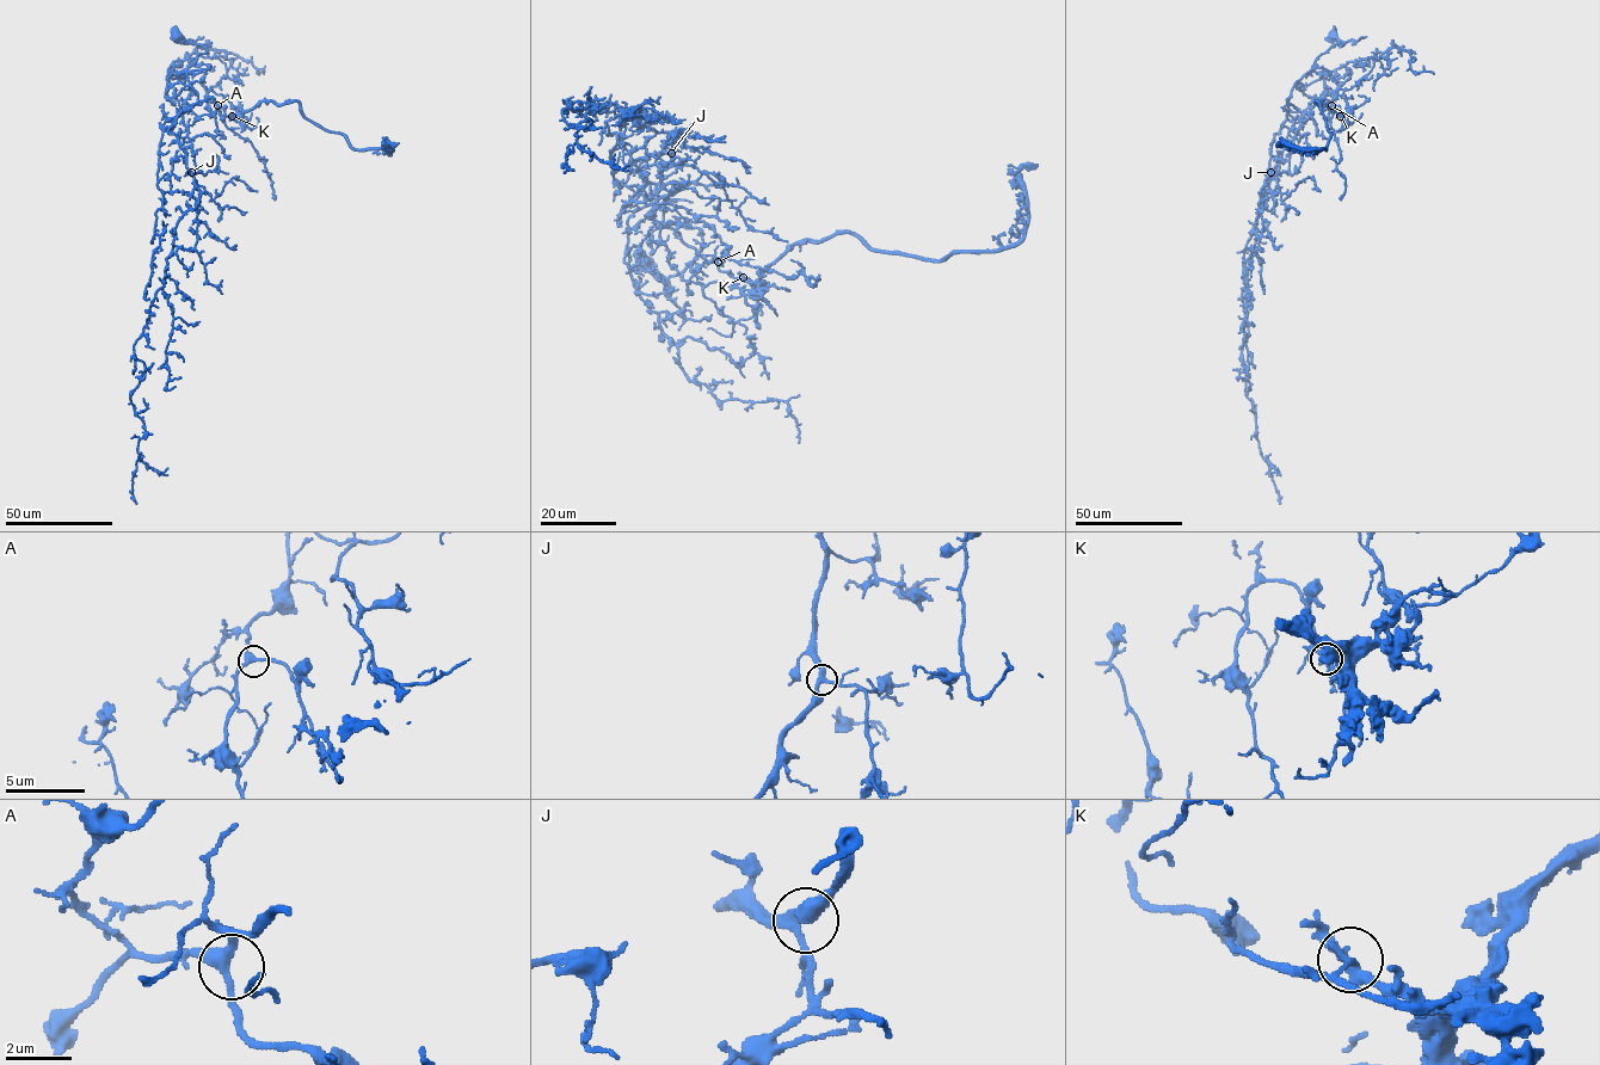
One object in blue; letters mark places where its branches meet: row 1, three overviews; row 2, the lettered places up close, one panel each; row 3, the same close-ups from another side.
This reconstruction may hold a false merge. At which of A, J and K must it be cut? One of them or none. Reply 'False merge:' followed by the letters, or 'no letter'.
False merge: K

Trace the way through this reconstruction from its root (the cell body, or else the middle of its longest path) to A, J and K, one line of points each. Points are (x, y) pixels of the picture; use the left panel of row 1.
A: (176, 37), (205, 48), (186, 69), (209, 68), (203, 84), (207, 96), (217, 105)
J: (176, 37), (205, 48), (186, 69), (197, 100), (179, 114), (167, 131), (178, 137), (191, 172)
K: (176, 37), (205, 48), (186, 69), (209, 68), (203, 80), (207, 96), (227, 116), (232, 116)

